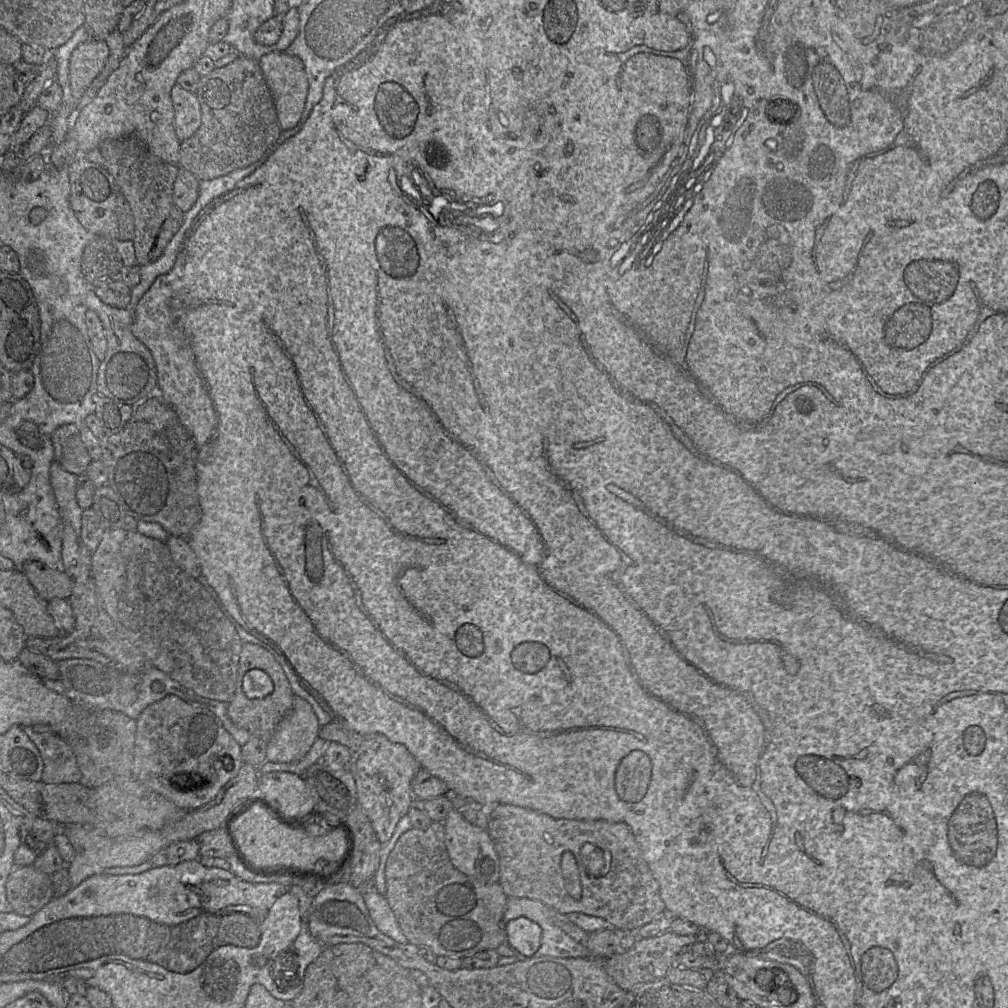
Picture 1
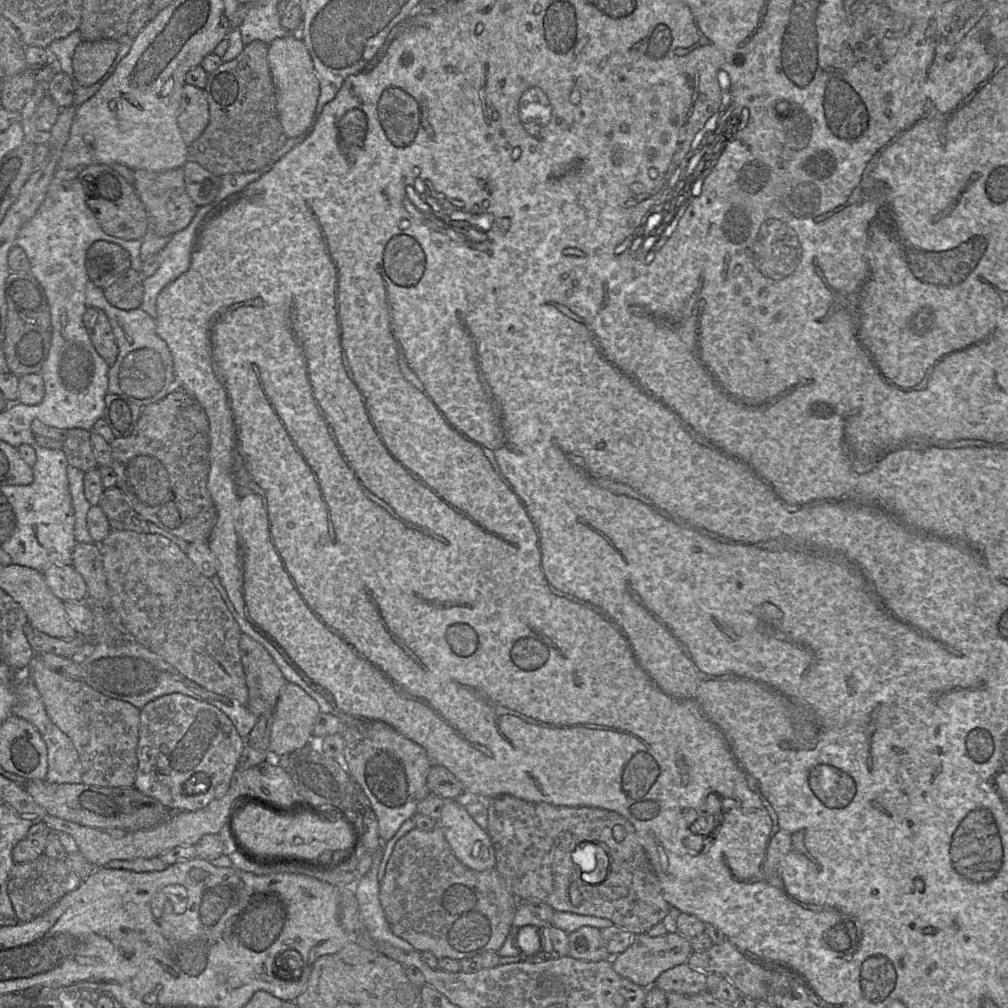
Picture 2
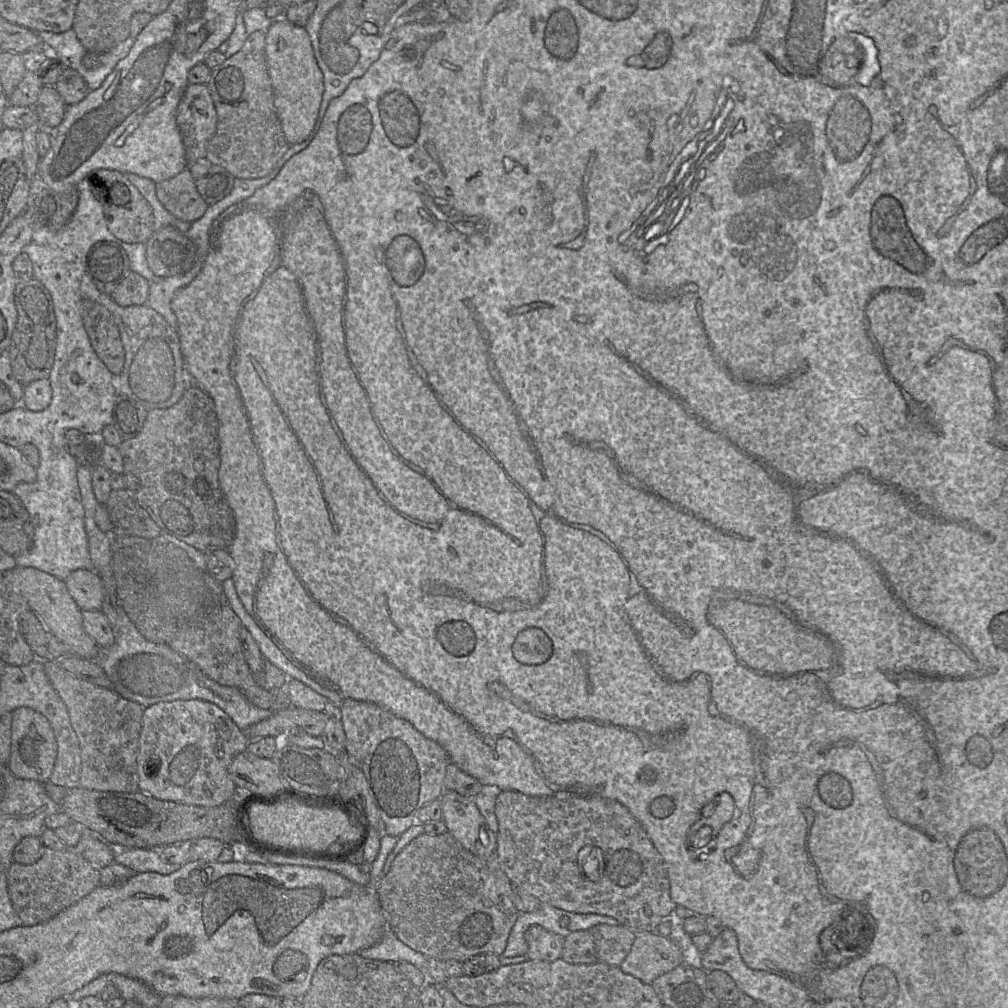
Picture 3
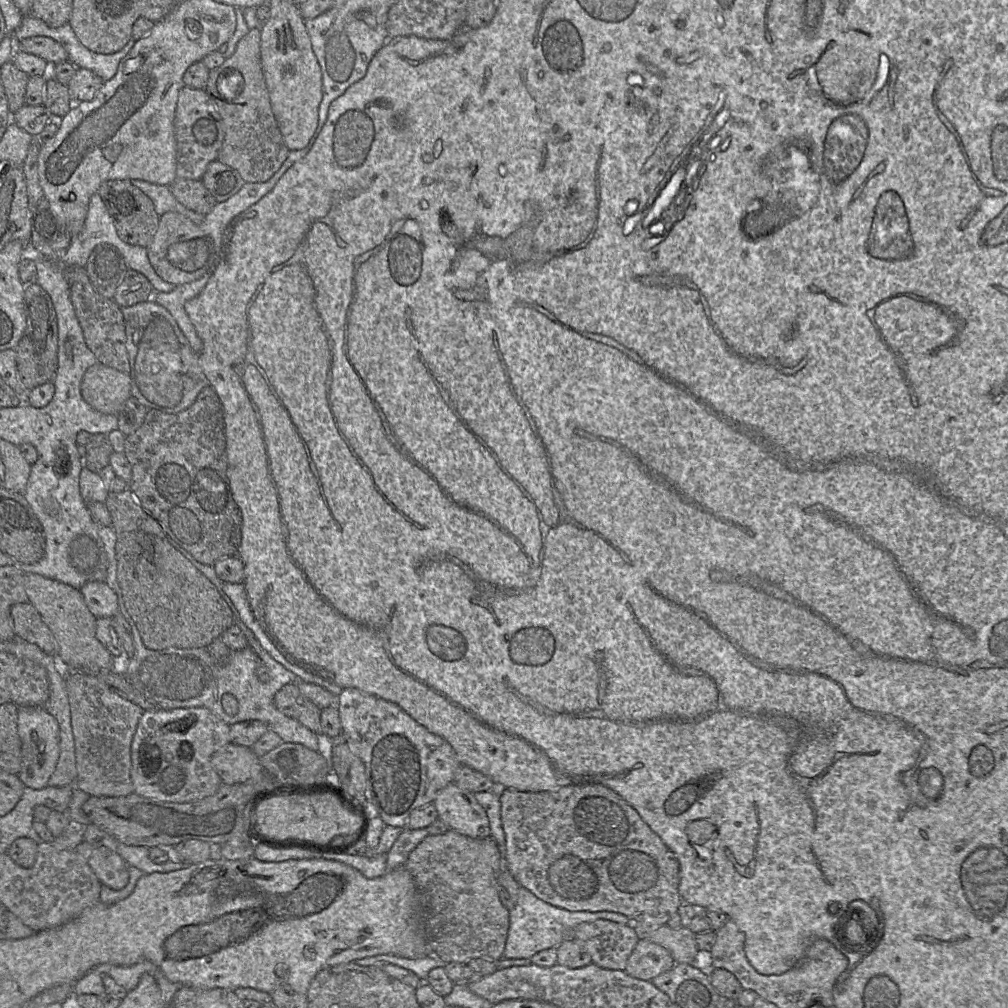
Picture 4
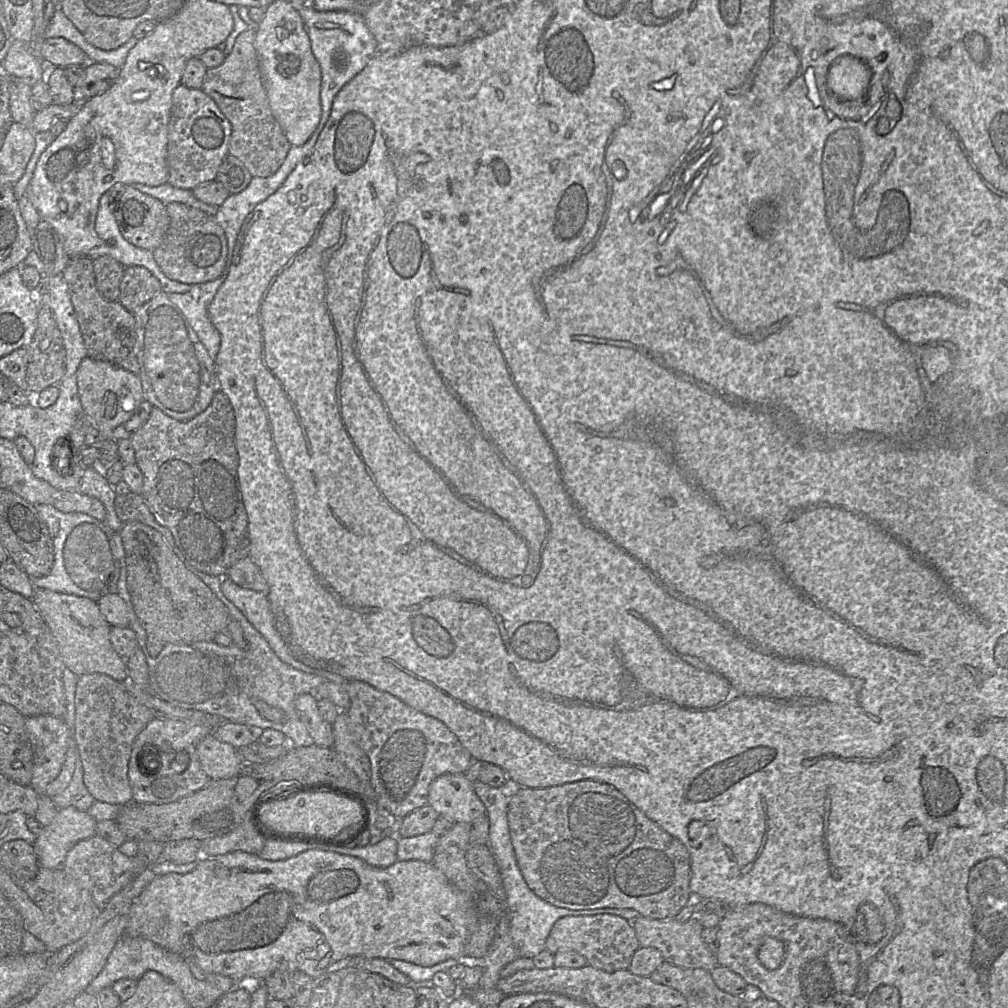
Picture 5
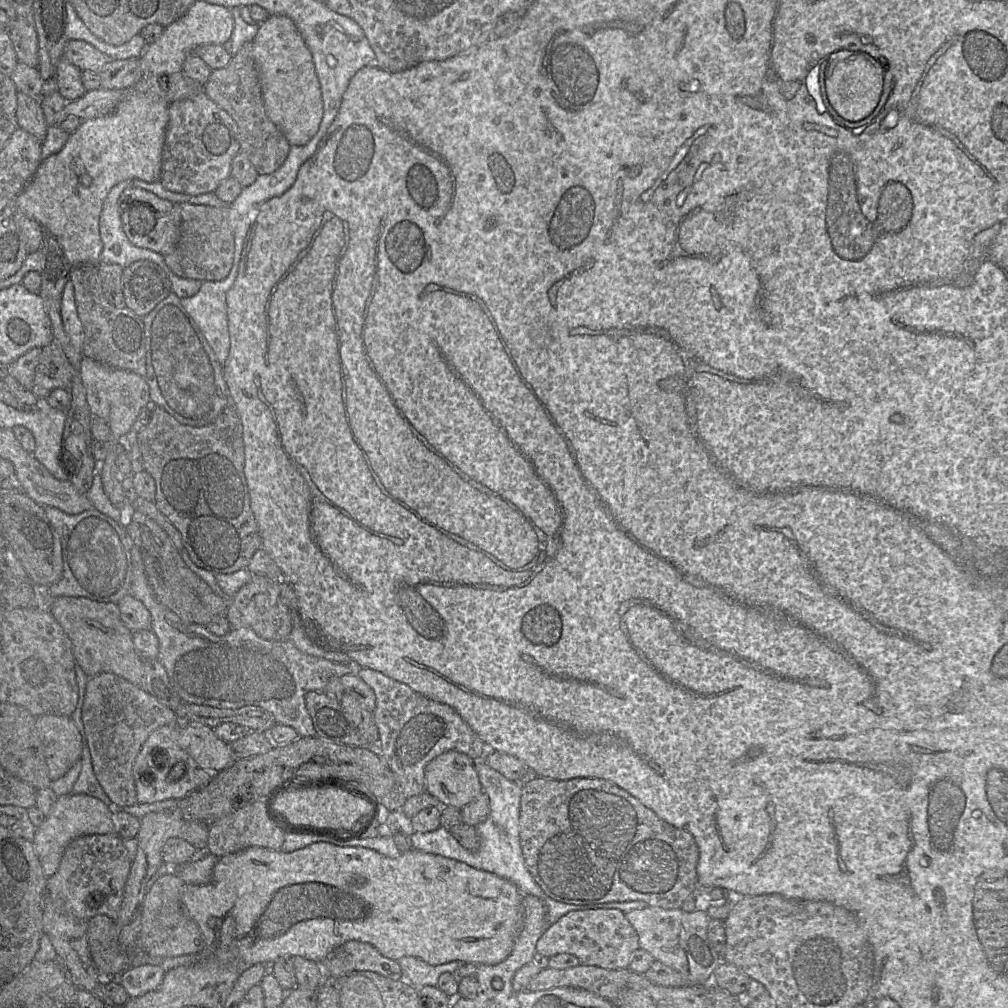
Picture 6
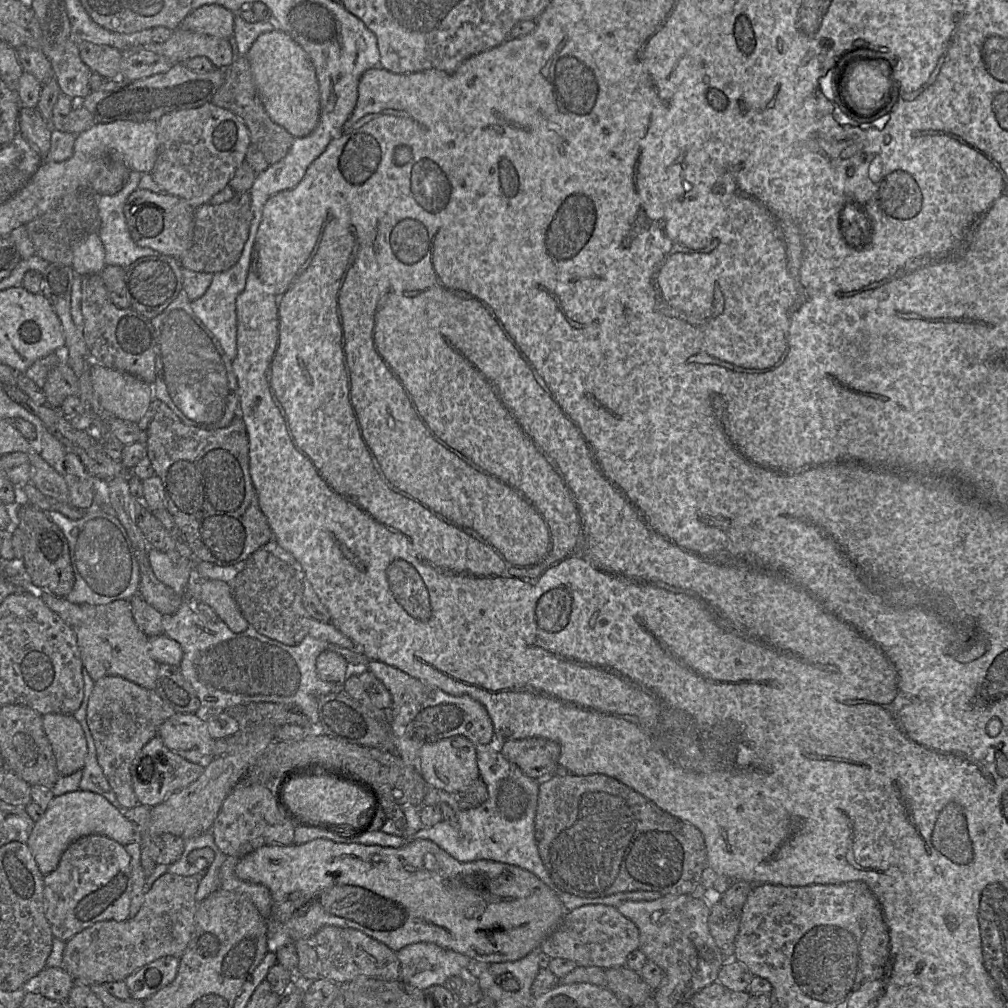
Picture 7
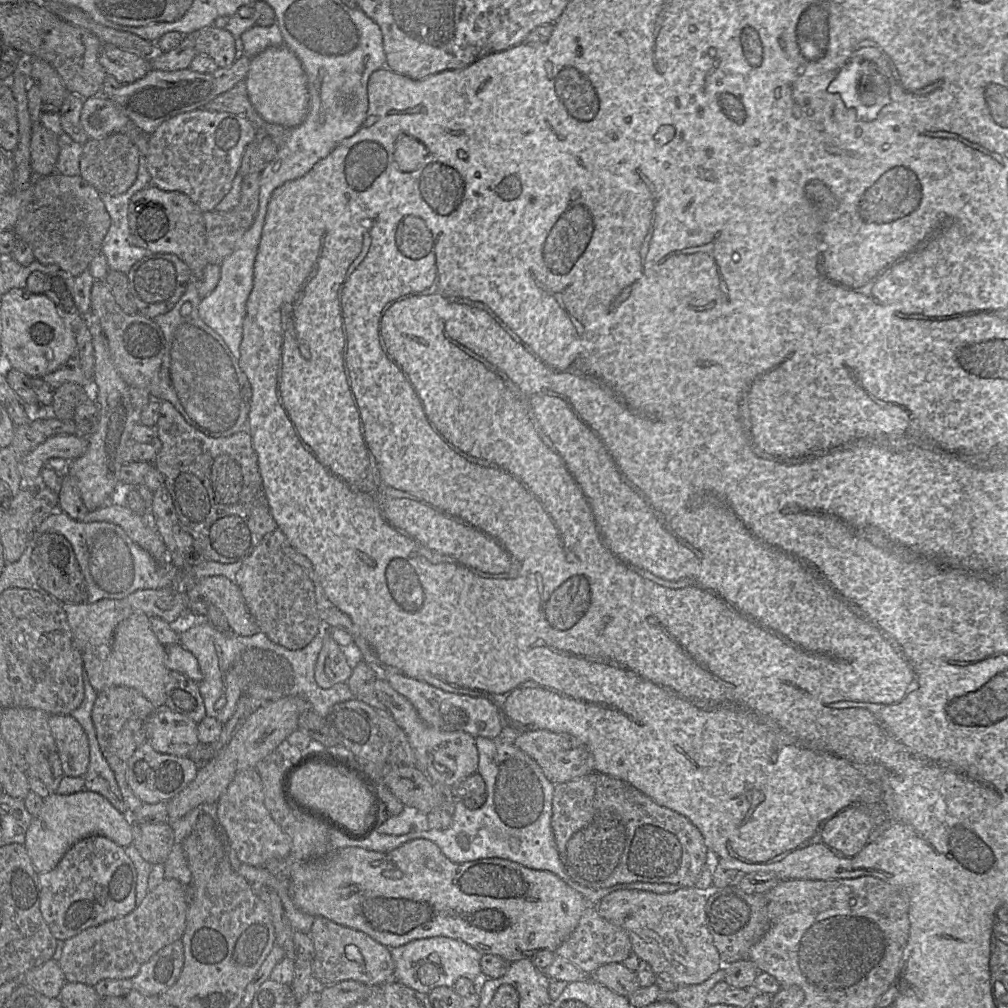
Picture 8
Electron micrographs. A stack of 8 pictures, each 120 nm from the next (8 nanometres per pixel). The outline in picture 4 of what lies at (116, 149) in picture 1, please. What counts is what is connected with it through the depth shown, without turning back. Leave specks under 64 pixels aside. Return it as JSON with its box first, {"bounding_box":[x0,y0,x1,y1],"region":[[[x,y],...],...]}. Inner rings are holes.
{"bounding_box":[169,179,217,214],"region":[[[175,179],[169,187],[180,204],[198,214],[208,214],[217,203],[201,180]]]}

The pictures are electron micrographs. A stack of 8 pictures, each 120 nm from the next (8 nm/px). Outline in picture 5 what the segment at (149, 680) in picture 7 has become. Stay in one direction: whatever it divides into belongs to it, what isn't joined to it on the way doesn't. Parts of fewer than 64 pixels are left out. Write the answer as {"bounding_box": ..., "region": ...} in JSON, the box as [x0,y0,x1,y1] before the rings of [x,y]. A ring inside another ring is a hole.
{"bounding_box":[31,588,128,683],"region":[[[40,588],[34,590],[31,599],[56,639],[66,669],[77,676],[101,673],[117,682],[128,683],[126,659],[114,650],[110,642],[112,626],[103,617],[97,602],[83,596]]]}

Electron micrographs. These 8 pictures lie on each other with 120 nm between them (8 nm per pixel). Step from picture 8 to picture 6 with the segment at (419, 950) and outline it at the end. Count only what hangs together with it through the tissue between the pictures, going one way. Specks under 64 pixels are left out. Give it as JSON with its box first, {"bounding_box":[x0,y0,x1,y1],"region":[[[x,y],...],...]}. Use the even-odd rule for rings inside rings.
{"bounding_box":[397,956,466,988],"region":[[[405,956],[397,960],[402,972],[403,979],[416,988],[423,986],[436,986],[442,973],[456,973],[458,968],[466,962],[458,960],[441,965],[430,965],[427,962],[412,956]]]}

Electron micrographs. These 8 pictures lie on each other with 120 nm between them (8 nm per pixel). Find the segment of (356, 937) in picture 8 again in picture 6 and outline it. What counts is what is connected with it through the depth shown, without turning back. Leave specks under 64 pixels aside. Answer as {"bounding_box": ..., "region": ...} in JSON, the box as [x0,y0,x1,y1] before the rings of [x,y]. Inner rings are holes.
{"bounding_box":[321,940,403,981],"region":[[[351,940],[331,951],[321,966],[325,975],[344,976],[358,971],[373,971],[394,981],[403,979],[396,960],[383,956],[369,943]]]}

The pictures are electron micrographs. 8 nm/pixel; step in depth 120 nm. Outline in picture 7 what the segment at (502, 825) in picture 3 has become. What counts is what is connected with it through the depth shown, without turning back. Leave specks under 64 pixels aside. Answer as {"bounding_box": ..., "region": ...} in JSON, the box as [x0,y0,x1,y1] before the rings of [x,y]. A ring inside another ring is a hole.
{"bounding_box":[534,771,708,899],"region":[[[559,771],[538,782],[534,834],[543,864],[559,891],[588,899],[605,898],[630,891],[654,891],[659,892],[662,896],[678,896],[691,894],[698,885],[702,884],[703,872],[708,869],[706,846],[702,833],[694,825],[670,815],[637,791],[606,775],[574,775],[566,771]]]}

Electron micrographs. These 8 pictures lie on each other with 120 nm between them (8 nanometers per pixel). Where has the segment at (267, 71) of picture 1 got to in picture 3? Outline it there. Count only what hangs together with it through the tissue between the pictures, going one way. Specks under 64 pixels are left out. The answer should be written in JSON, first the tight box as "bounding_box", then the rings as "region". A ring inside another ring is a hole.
{"bounding_box":[264,18,324,144],"region":[[[280,18],[273,20],[264,33],[266,65],[274,92],[273,104],[288,144],[298,144],[308,138],[315,126],[324,91],[323,74],[318,67],[309,35],[304,27],[296,26],[285,18]]]}

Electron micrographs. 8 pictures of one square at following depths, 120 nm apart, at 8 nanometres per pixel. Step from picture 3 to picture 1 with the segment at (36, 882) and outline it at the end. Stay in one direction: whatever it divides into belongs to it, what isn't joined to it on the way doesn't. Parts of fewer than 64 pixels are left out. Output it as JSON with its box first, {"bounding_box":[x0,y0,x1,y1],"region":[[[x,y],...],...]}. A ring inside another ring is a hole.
{"bounding_box":[6,865,54,917],"region":[[[33,865],[15,867],[6,882],[6,895],[14,913],[32,917],[54,898],[52,878]]]}

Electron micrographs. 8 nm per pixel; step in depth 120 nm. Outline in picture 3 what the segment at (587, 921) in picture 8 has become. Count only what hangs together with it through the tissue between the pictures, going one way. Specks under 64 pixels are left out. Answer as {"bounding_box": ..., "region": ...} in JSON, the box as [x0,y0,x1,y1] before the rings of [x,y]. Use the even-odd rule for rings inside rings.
{"bounding_box":[589,924,637,968],"region":[[[598,924],[589,931],[594,939],[597,962],[620,968],[621,963],[631,951],[637,934],[623,925]]]}

